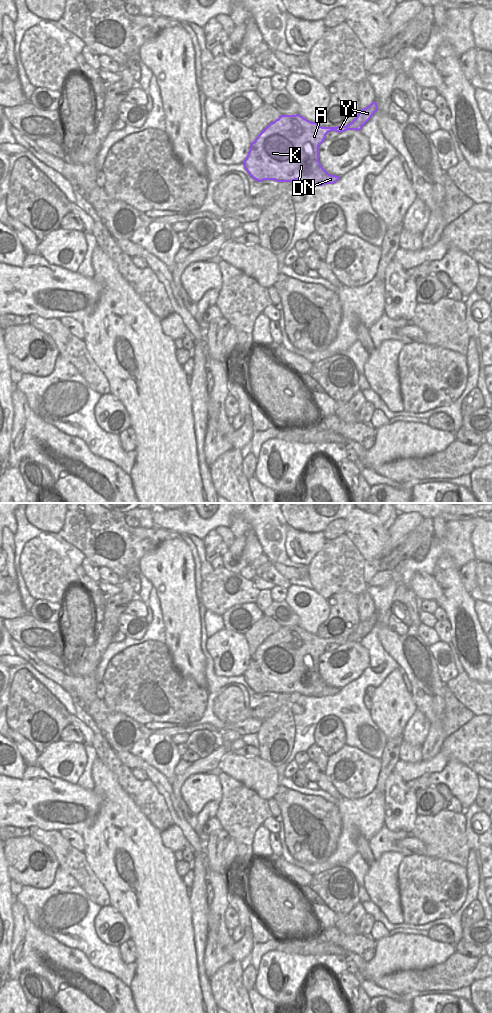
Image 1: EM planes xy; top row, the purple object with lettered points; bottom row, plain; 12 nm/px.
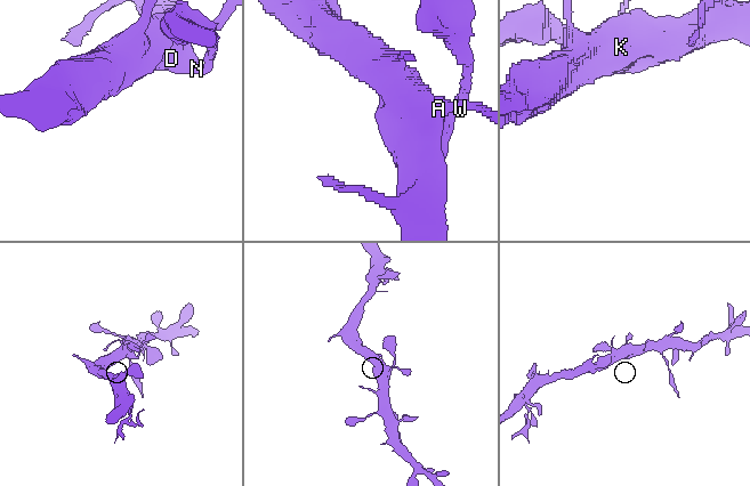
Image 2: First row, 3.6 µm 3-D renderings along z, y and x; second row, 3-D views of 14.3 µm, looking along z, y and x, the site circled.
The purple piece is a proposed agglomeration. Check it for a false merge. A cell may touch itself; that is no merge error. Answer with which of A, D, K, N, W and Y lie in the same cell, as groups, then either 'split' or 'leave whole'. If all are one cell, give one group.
A D K N W Y; leave whole

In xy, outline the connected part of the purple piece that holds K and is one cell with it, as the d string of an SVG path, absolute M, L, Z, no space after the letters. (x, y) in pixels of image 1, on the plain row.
M374 613L366 620L359 623L357 629L346 638L322 639L316 634L311 634L303 628L281 627L270 635L251 655L250 662L243 676L249 687L262 694L264 692L275 692L277 694L293 694L298 692L301 696L313 696L323 698L334 696L340 688L329 686L319 673L319 658L331 643L338 645L347 642L360 643L362 639L378 623L378 617Z

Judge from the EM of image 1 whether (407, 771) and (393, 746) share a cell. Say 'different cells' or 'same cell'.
different cells

